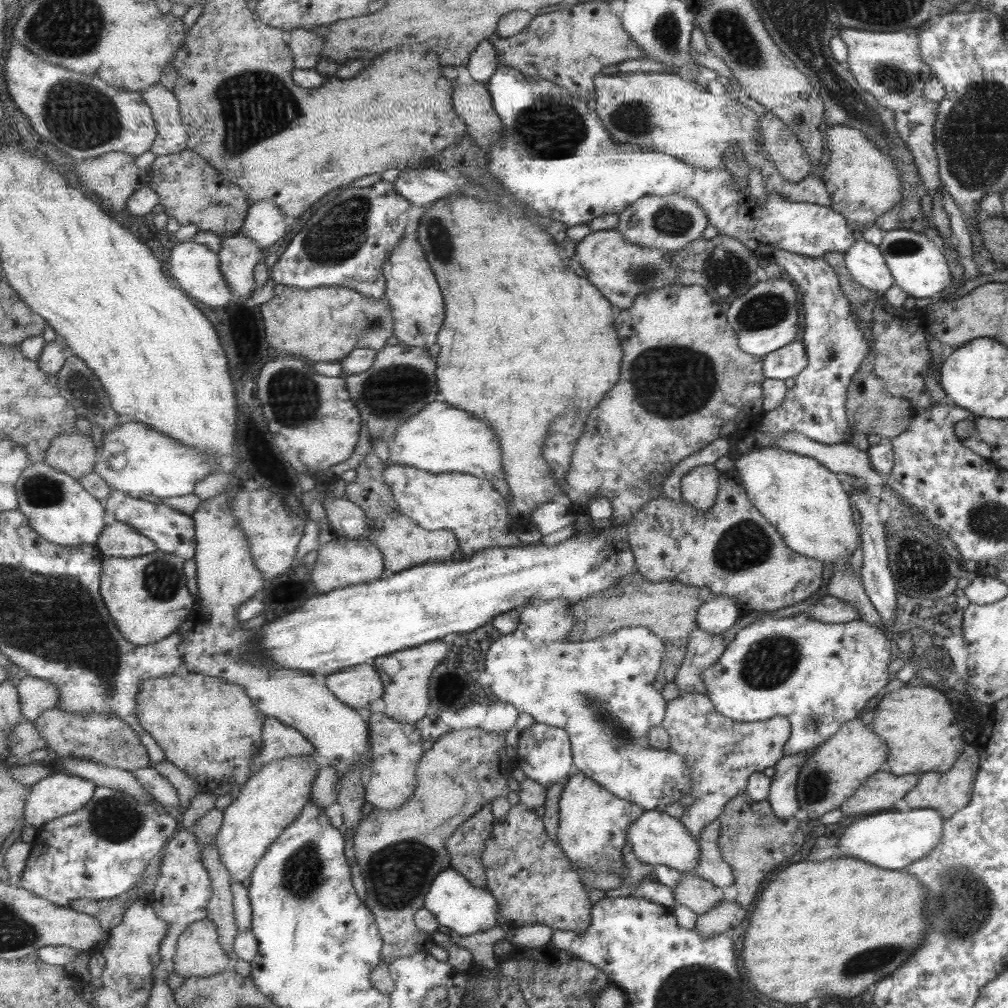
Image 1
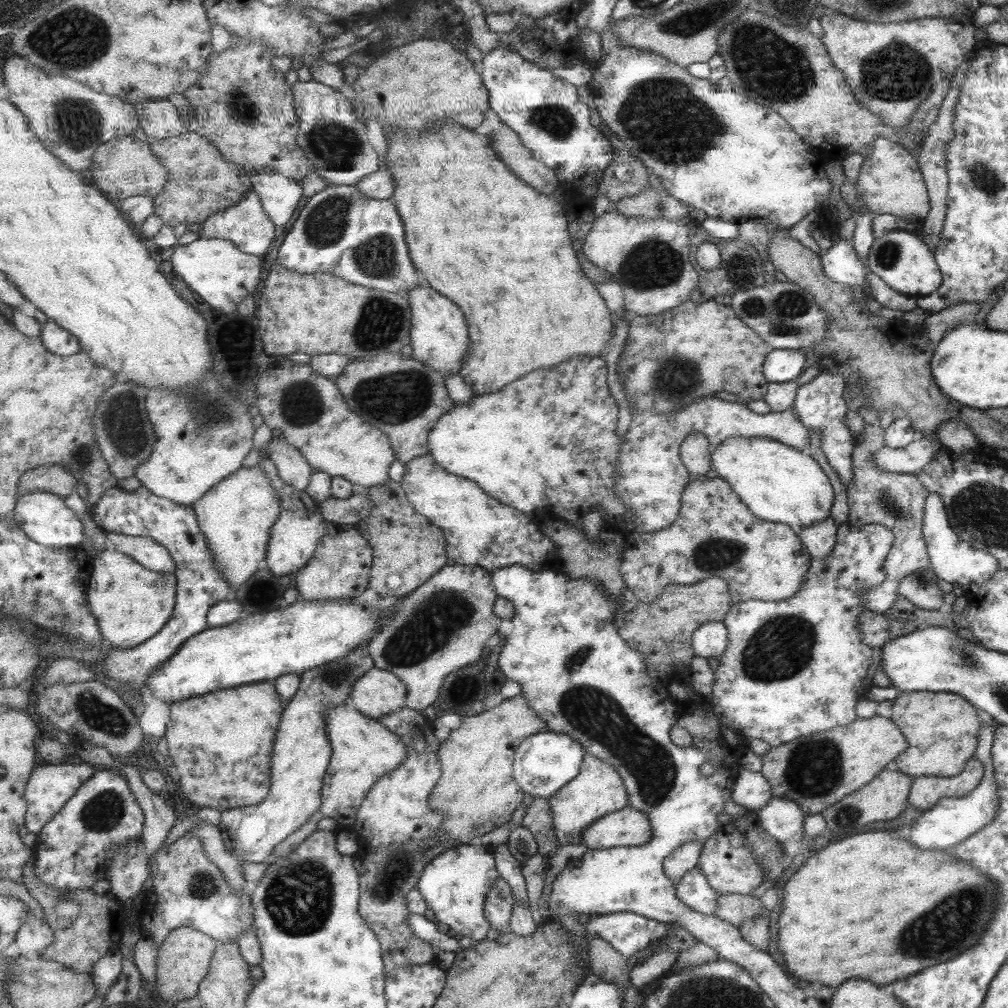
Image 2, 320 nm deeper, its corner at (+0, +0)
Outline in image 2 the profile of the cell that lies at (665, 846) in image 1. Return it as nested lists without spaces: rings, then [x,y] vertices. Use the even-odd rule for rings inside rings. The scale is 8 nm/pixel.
[[[634,806],[606,814],[582,830],[582,844],[588,849],[645,846],[652,836],[649,818]]]

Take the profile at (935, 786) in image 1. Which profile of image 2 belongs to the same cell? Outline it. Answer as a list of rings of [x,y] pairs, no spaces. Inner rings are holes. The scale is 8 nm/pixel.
[[[971,760],[967,762],[967,770],[953,777],[916,777],[908,804],[915,808],[925,808],[926,811],[933,808],[940,798],[965,796],[979,786],[984,774],[984,767],[977,760]]]

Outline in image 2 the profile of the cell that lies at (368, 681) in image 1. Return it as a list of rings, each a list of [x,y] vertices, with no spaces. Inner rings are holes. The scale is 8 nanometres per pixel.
[[[375,667],[356,682],[348,704],[371,719],[397,713],[406,707],[408,688],[399,675]]]

